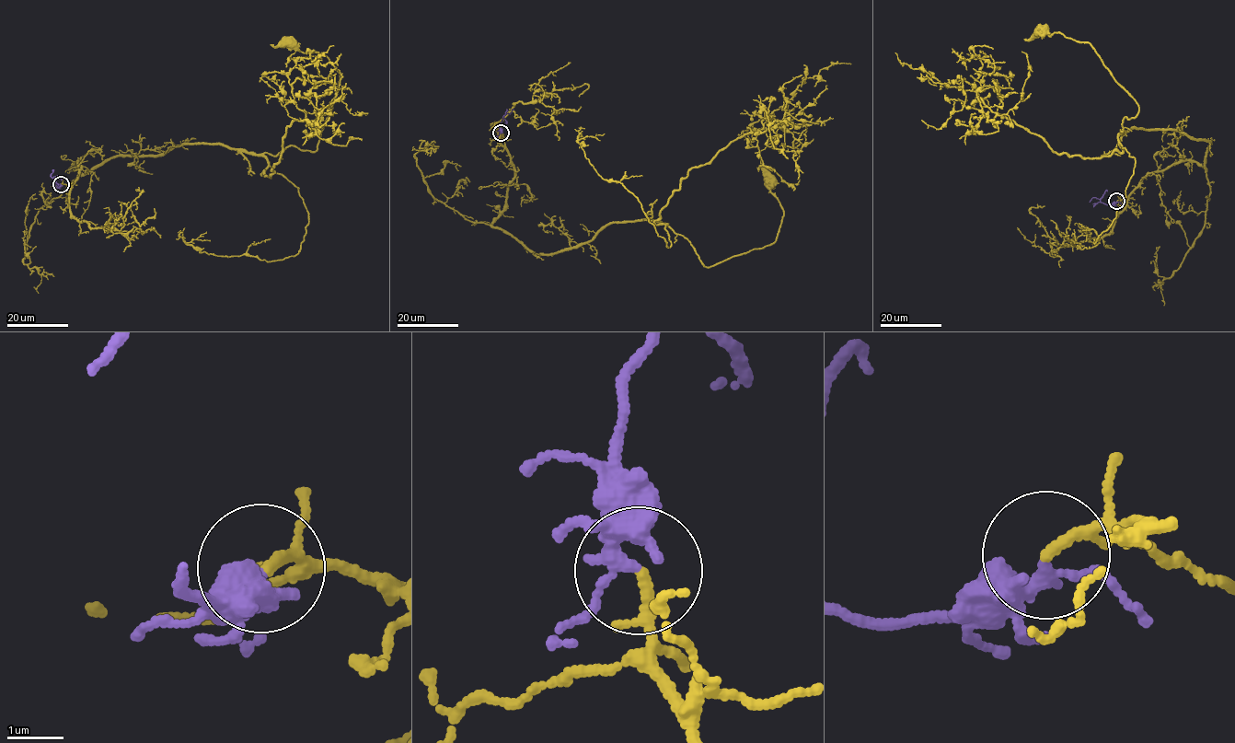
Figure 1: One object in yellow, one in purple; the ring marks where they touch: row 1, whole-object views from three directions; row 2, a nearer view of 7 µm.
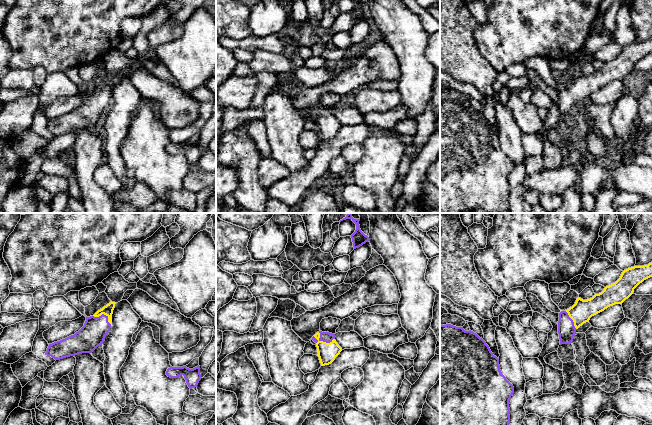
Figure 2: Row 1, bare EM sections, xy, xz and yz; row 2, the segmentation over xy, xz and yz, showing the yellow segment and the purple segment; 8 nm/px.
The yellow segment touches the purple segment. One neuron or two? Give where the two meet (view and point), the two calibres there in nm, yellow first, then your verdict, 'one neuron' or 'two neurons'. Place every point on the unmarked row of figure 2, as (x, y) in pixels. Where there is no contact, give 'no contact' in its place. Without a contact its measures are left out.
meets yellow in xz at (324, 118); 160 nm thick on the yellow side, 90 nm on the other; one neuron

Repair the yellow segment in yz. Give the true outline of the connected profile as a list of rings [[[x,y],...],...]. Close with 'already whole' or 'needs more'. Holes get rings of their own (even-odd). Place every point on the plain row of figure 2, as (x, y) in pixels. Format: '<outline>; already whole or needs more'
[[[652,38],[624,46],[620,54],[592,74],[577,74],[575,80],[559,89],[558,110],[560,120],[571,120],[576,106],[590,94],[610,82],[622,80],[644,56],[652,53]]]; needs more

